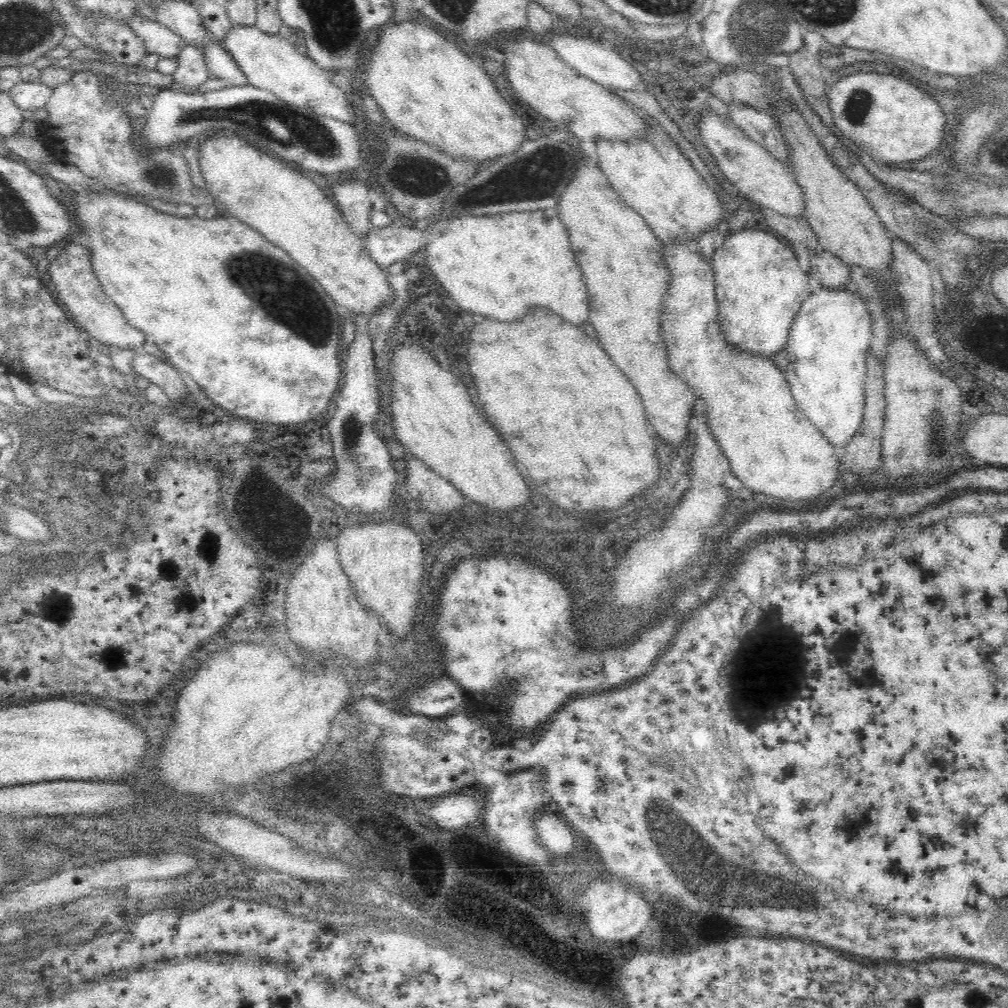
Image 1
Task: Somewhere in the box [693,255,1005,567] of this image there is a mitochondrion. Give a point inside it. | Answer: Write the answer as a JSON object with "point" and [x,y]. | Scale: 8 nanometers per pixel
{"point":[943,428]}

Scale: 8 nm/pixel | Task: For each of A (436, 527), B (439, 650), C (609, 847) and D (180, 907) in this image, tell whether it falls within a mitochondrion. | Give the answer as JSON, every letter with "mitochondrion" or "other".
{"A":"other","B":"other","C":"other","D":"other"}

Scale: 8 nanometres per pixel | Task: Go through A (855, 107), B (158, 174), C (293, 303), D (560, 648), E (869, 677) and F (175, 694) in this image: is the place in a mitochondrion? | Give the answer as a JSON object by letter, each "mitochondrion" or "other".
{"A":"mitochondrion","B":"mitochondrion","C":"mitochondrion","D":"other","E":"other","F":"other"}

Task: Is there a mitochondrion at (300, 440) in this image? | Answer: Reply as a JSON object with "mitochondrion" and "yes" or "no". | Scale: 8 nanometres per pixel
{"mitochondrion":"no"}

